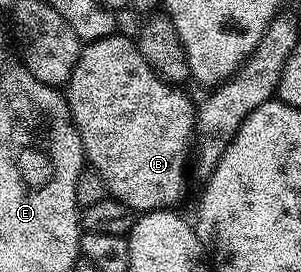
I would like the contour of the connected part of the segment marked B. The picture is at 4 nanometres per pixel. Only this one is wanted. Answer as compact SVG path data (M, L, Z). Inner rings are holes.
M122 33L101 37L97 41L86 44L79 52L79 60L73 69L70 81L65 84L65 98L71 110L71 119L81 137L83 153L90 170L97 172L101 177L101 181L105 181L107 194L110 198L125 201L125 205L129 205L137 213L174 208L179 205L175 203L181 202L183 194L187 191L187 171L189 175L189 160L193 155L193 144L195 142L195 112L197 107L194 102L191 104L190 97L183 90L182 86L166 83L149 65L149 61L145 61L145 57L141 57L138 42L132 36L130 39L129 36L122 35Z

